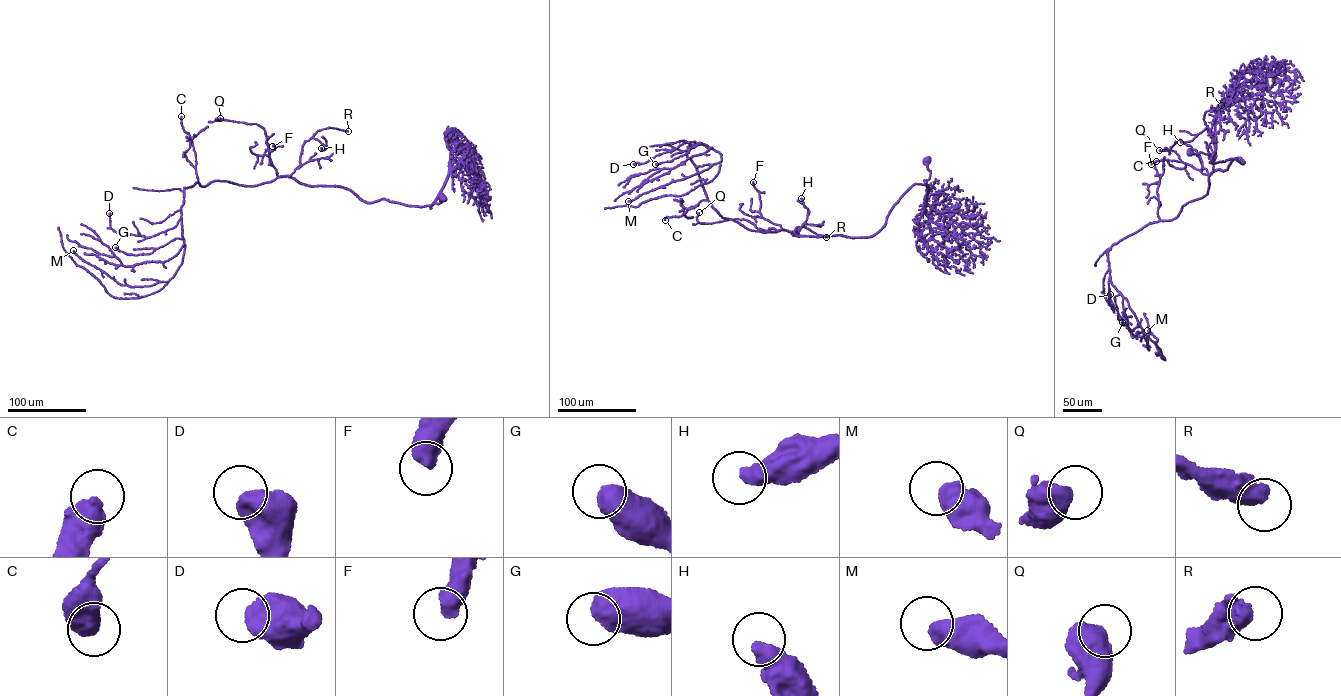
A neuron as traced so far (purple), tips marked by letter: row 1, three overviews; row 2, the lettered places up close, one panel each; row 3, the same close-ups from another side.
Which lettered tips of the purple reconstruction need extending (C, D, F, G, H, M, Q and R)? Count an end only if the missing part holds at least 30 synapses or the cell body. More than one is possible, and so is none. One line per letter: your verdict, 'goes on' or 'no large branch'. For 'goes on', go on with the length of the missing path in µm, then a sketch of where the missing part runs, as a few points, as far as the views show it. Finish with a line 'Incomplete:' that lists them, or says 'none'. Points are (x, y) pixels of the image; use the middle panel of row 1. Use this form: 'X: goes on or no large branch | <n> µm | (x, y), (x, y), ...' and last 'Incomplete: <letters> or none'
C: no large branch
D: no large branch
F: no large branch
G: no large branch
H: no large branch
M: no large branch
Q: no large branch
R: goes on | 80 µm | (826, 237), (862, 242), (878, 229)
Incomplete: R

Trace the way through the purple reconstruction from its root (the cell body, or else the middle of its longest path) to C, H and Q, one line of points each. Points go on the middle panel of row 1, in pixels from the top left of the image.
C: (927, 160), (926, 184), (910, 188), (885, 225), (869, 236), (750, 230), (722, 217), (706, 200), (665, 220)
H: (927, 160), (926, 184), (906, 191), (870, 236), (793, 235), (809, 213), (801, 198)
Q: (927, 160), (926, 184), (910, 188), (869, 236), (797, 236), (743, 219), (700, 223), (699, 212)

